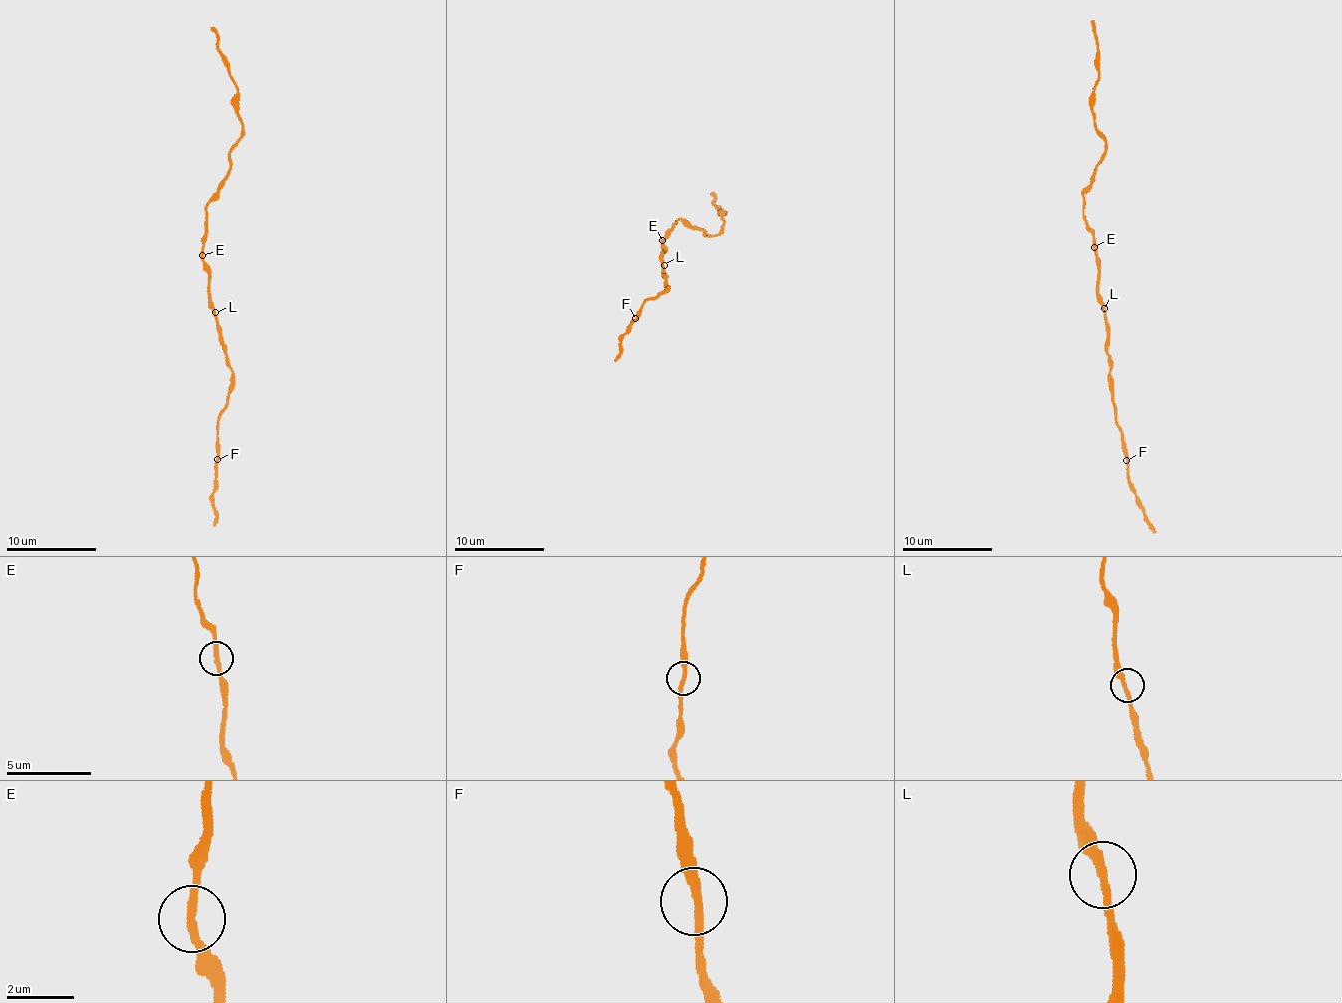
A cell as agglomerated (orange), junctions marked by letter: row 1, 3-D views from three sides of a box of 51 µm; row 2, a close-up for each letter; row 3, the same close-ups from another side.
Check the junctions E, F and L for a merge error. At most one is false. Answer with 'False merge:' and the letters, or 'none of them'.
False merge: none of them

